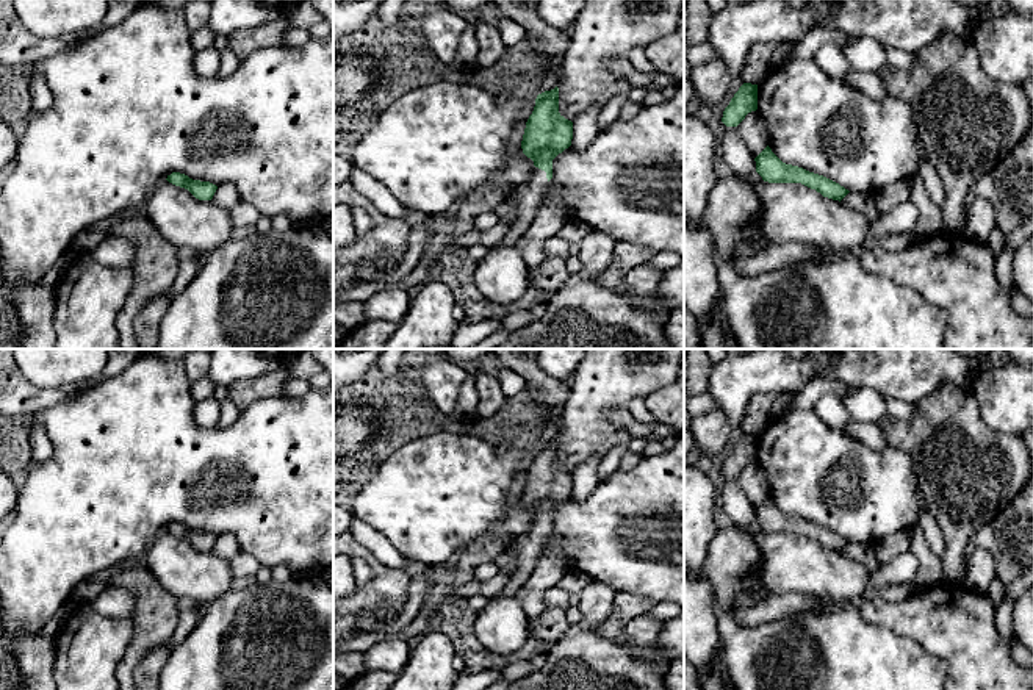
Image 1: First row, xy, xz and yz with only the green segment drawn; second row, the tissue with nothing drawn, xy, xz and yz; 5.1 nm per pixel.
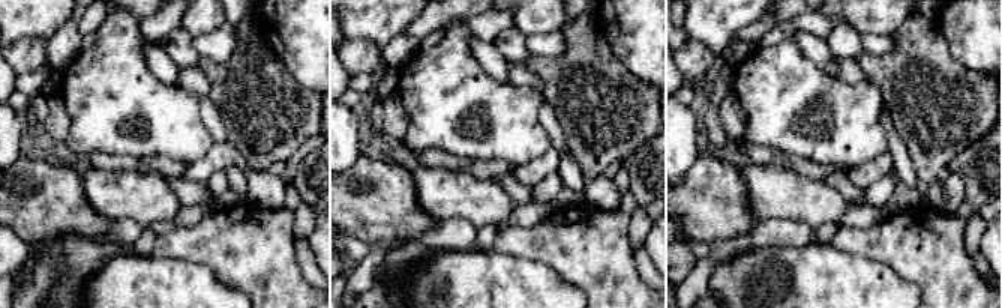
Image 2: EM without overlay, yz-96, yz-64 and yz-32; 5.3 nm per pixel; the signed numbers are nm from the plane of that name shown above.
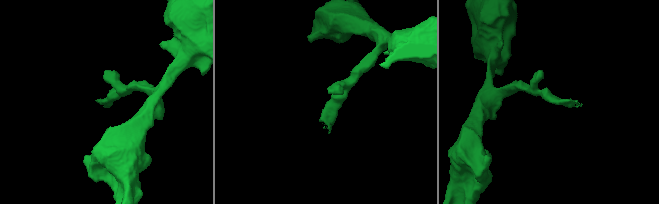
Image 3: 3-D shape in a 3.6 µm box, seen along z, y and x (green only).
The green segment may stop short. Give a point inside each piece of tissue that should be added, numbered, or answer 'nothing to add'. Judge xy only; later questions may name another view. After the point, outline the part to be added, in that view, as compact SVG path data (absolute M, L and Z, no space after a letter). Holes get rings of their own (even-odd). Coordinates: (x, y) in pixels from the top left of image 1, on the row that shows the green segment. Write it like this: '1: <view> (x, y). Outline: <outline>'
nothing to add

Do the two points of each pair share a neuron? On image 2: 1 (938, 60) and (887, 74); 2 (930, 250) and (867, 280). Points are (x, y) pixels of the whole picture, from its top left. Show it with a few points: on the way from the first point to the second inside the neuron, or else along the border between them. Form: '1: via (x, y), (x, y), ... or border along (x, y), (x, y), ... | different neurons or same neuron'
1: via (926, 72), (899, 74) | same neuron
2: border along (857, 254), (888, 265), (902, 278), (920, 287) | different neurons

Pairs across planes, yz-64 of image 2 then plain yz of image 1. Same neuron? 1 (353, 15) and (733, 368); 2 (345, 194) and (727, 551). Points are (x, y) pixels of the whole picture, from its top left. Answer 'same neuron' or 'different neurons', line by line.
1: same neuron
2: same neuron

